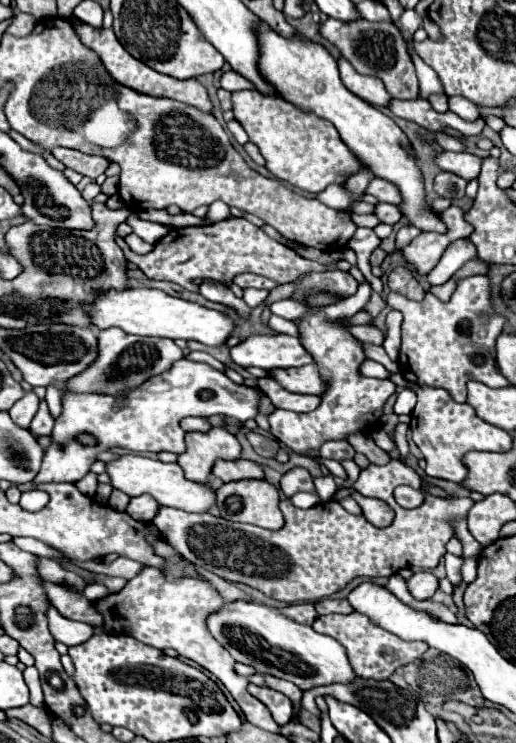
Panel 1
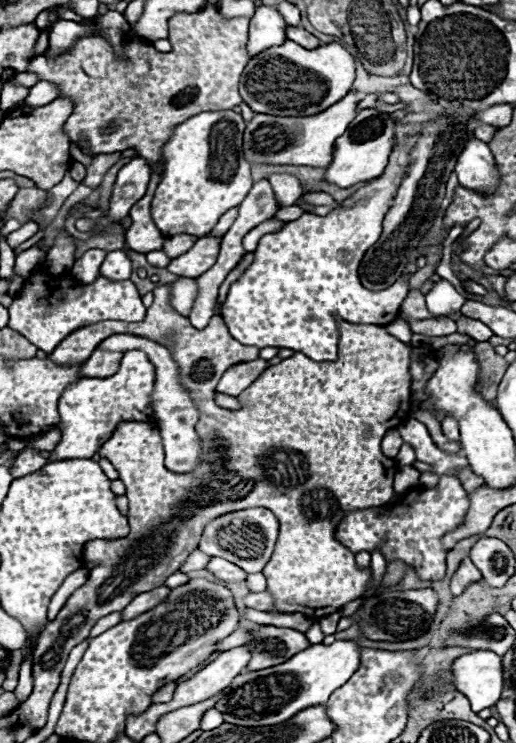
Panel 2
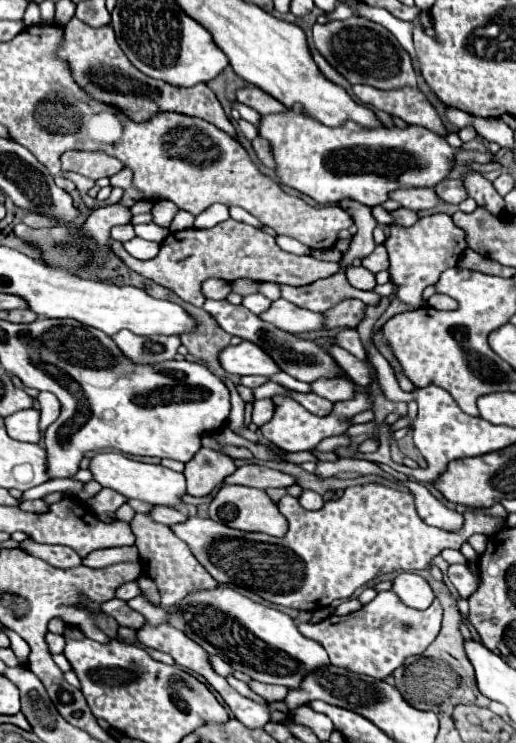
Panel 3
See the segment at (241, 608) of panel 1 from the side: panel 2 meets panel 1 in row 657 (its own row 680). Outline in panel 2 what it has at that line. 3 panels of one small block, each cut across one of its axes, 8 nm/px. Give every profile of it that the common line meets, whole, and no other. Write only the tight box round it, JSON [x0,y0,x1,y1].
[214,640,360,726]

